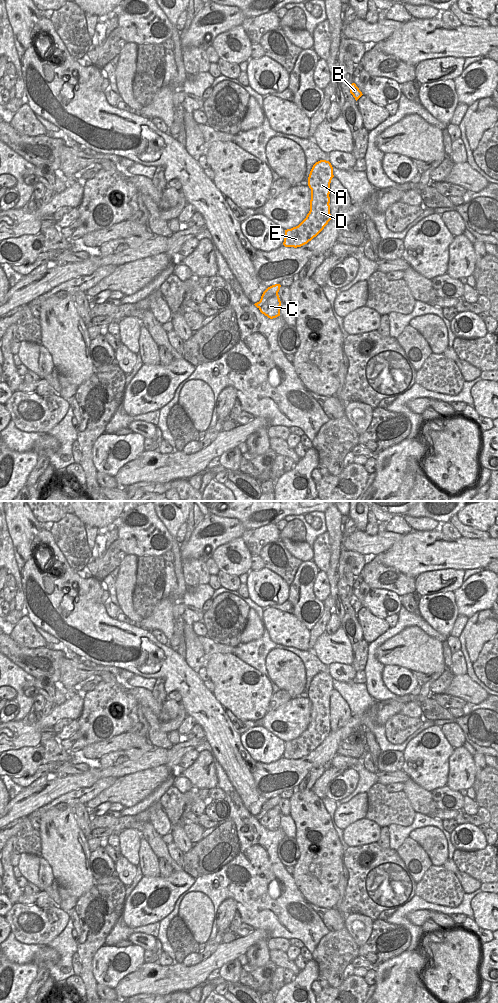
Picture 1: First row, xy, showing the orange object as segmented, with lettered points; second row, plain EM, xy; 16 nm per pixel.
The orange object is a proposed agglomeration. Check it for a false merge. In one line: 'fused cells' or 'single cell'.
fused cells

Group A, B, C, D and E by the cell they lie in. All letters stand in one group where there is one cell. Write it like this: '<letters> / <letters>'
A B D E / C

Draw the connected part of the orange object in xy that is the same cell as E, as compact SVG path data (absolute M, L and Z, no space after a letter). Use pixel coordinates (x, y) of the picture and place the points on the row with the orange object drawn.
M320 160L313 165L308 177L310 211L298 226L285 230L285 247L297 248L307 244L331 220L329 194L333 177L333 167L329 161Z

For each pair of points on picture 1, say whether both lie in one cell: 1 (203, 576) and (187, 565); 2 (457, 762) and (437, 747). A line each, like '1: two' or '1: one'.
1: one
2: two

